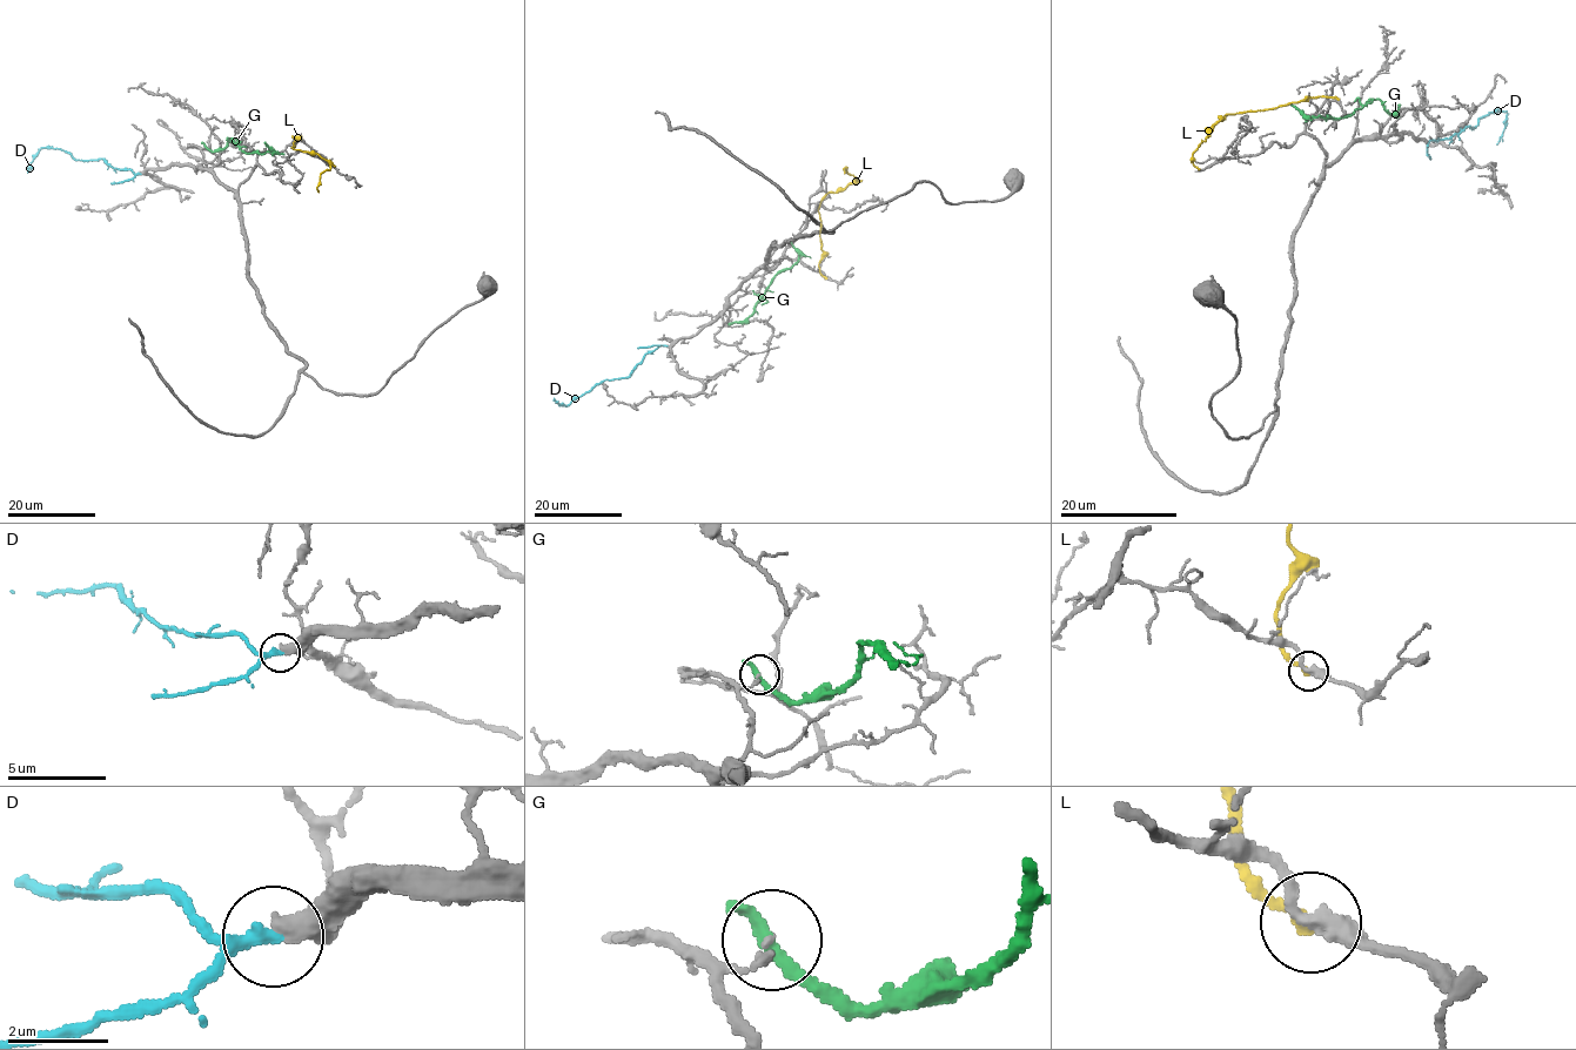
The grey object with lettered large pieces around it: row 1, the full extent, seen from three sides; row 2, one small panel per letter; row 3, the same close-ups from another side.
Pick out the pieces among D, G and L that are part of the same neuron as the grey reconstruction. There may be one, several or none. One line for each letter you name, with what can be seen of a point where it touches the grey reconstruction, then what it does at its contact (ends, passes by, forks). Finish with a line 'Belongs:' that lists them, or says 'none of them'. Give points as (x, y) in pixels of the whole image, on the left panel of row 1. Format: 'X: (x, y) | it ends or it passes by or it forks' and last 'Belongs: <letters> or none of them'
D: (140, 174) | it passes by
Belongs: D

